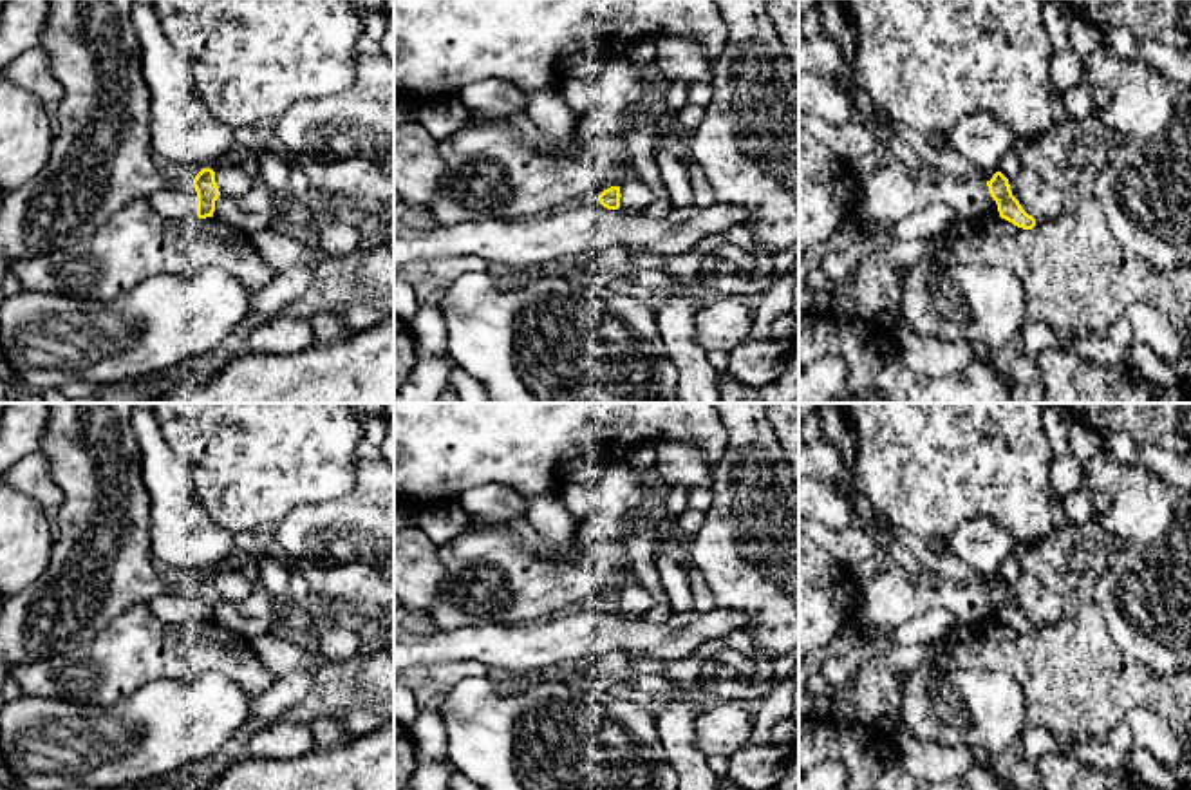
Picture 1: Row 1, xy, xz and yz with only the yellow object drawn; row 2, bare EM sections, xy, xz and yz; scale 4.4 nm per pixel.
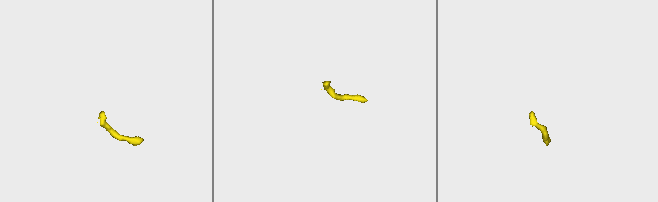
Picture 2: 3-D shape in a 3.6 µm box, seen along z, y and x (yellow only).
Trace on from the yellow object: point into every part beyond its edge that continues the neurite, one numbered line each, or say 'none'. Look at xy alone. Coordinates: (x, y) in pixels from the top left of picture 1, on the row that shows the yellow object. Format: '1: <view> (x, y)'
1: xy (181, 203)

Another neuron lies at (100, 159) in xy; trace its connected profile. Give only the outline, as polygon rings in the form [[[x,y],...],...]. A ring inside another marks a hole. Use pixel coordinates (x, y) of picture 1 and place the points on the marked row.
[[[47,0],[40,45],[63,87],[51,155],[42,172],[0,206],[0,260],[70,249],[103,228],[125,204],[190,183],[155,166],[150,141],[152,92],[143,76],[143,49],[132,24],[134,0]]]

